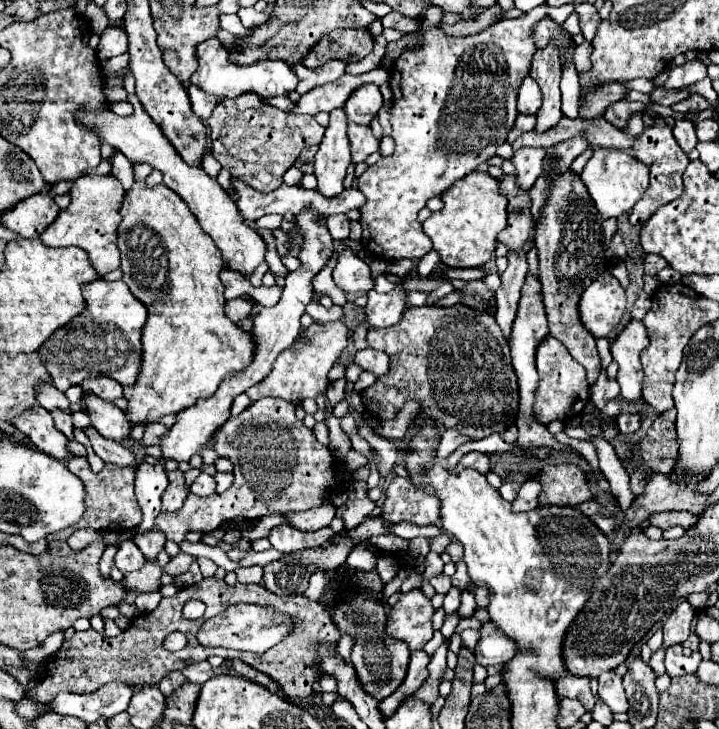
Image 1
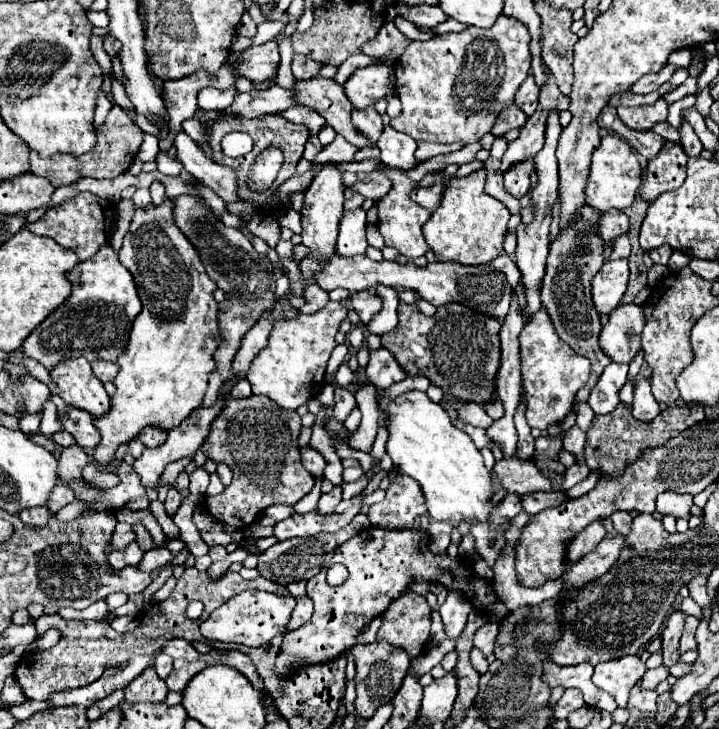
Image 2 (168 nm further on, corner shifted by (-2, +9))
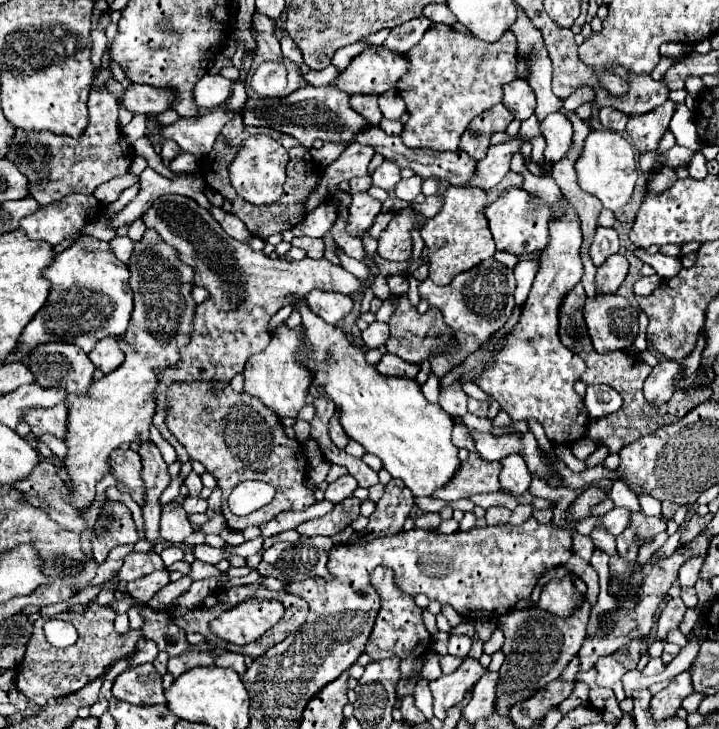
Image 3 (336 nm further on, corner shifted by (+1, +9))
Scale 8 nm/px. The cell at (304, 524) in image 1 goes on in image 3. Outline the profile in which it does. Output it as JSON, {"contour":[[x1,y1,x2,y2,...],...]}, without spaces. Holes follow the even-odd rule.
{"contour":[[345,474,341,478,337,478,335,482,329,484,329,488,325,490,325,498,333,504,349,498,353,494,353,490,357,488,357,480,351,476,351,474]]}

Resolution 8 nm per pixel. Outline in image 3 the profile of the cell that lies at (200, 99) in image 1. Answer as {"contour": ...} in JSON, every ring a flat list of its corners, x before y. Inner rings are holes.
{"contour":[[205,74,195,86,195,102,199,108,219,108,231,96,231,80,223,78,221,74]]}

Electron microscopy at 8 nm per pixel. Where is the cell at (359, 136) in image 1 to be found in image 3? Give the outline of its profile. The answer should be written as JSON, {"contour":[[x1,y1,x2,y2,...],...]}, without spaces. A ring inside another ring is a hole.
{"contour":[[361,94,361,96,351,96,351,108,355,112,359,112,361,116,365,116,373,126,377,126,383,118,381,110,379,110,379,104,377,104,377,96,367,96,367,94]]}

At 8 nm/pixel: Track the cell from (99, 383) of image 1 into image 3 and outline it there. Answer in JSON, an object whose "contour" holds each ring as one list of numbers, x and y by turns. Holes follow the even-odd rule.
{"contour":[[103,338,95,344,95,348,89,352,89,360,103,372,113,372,115,368,119,368,119,364,123,362,123,350,119,348,115,338]]}

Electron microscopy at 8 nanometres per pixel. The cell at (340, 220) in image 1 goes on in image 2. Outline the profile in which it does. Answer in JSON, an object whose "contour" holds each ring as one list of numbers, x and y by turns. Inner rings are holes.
{"contour":[[348,190,344,192,344,210,352,212,352,210,360,208,362,202,364,202,364,198,360,198,360,194,356,194,356,192,348,192]]}

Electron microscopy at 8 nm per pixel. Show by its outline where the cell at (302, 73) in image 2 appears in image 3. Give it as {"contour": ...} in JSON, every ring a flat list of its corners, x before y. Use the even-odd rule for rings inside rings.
{"contour":[[283,36,283,38,281,38,281,52,283,52,285,58,293,60,295,64,303,64,303,56,301,56,297,44,295,44,289,36]]}

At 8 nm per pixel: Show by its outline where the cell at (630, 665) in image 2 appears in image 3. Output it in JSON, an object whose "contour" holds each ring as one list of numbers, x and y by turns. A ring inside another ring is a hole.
{"contour":[[635,638,629,644,625,644,625,648,619,648,617,652,599,658,595,664,595,668,599,672,597,684,611,688,615,692,617,700,625,698,623,686,621,686,621,676,625,672,637,668,637,662,641,658,641,642,643,642,641,638]]}

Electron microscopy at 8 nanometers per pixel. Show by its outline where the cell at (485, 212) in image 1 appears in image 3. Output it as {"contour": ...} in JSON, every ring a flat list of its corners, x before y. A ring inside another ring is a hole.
{"contour":[[449,186,445,192,445,202,437,216,429,218,421,228,421,238,425,246,429,246,429,278,439,284,447,286,459,272,465,272,485,258,495,254,493,236,487,226,487,218,483,214,485,206,485,192,481,188,457,188]]}

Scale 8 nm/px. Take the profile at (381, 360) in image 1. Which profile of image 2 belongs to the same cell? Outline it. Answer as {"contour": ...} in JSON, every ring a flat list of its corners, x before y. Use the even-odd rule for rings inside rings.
{"contour":[[378,348,378,350,370,350,370,360,368,360,368,366,366,366,366,378,378,390,384,390,394,382,404,380,406,374,388,350]]}

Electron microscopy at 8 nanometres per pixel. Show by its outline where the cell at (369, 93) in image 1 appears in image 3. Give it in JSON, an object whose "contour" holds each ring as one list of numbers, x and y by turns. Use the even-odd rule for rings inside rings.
{"contour":[[369,46,351,60,347,70,335,78,335,84,347,94,383,94,395,88,407,72,405,56,385,46]]}

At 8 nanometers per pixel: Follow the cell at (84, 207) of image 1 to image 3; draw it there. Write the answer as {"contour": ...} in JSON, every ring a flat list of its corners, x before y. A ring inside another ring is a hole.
{"contour":[[65,196,57,204,39,206,39,210,21,220,21,228,31,240,45,240,51,246,65,238,79,236,79,230,97,218,101,204,93,196]]}

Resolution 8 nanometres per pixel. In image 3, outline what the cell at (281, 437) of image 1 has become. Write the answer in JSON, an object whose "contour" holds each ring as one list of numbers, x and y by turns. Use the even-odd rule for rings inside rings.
{"contour":[[173,382,167,390,167,416,169,432,185,446,191,460,199,460,209,474,215,476,221,488,221,512,231,530,267,524,283,510,305,510,315,504,313,492,305,484,307,458,297,440,285,436,283,426,275,412,269,412,261,400,247,392,235,392,229,384,215,388,213,382],[243,480,261,480,271,484,277,492,275,498,261,510,249,516,233,516,227,506,227,496]]}

